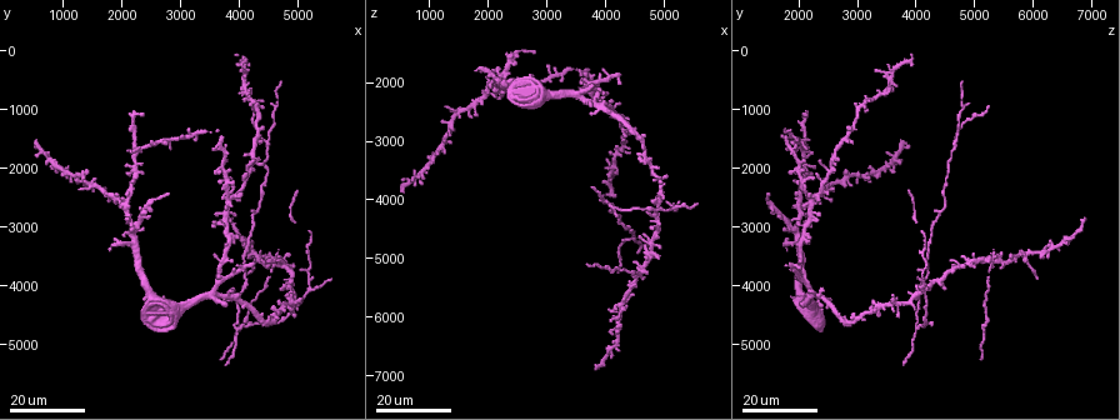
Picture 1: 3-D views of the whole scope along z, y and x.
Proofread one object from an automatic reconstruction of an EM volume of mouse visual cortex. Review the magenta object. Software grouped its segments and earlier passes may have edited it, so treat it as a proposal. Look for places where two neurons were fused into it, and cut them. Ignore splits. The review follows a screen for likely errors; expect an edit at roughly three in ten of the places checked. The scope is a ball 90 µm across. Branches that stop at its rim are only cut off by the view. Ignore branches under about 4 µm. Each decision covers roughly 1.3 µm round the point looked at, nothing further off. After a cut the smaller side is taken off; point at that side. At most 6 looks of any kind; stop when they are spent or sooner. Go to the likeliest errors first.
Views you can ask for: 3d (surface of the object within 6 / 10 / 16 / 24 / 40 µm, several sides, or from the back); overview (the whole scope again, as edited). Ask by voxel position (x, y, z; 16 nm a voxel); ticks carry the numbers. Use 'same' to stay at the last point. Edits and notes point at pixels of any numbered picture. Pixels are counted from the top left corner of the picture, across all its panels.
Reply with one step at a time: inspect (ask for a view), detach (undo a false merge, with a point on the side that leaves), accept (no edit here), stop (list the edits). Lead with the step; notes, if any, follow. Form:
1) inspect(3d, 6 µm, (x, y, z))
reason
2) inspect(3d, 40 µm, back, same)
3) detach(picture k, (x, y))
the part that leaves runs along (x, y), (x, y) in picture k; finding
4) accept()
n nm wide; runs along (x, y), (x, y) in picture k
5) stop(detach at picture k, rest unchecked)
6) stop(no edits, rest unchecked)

inspect(3d, 16 µm, (4500, 1500, 4650))
a fork

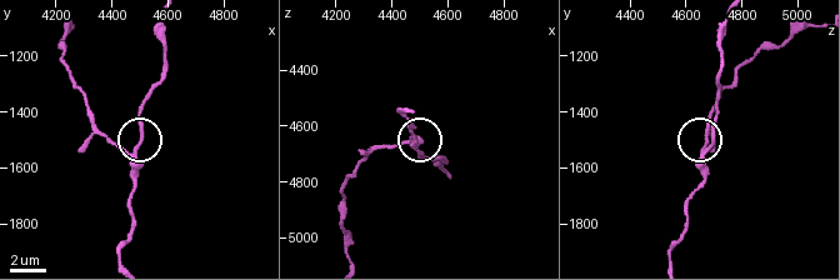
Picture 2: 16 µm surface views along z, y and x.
inspect(3d, 6 µm, (4460, 1550, 4660))

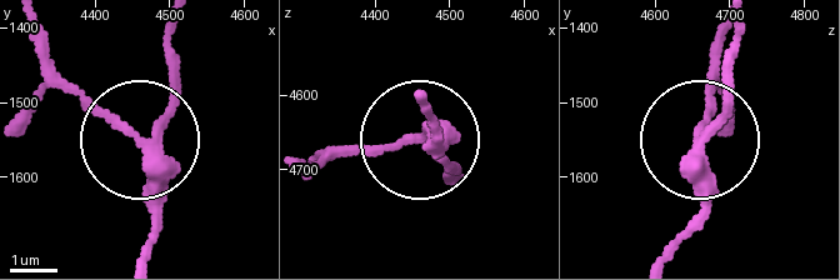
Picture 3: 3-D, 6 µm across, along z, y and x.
detach(picture 3, (113, 115))
side arm 17 µm; the part that leaves runs along (159, 160), (56, 65), (40, 29) in picture 3; two neurons meet here

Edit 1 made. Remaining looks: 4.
inspect(overview)

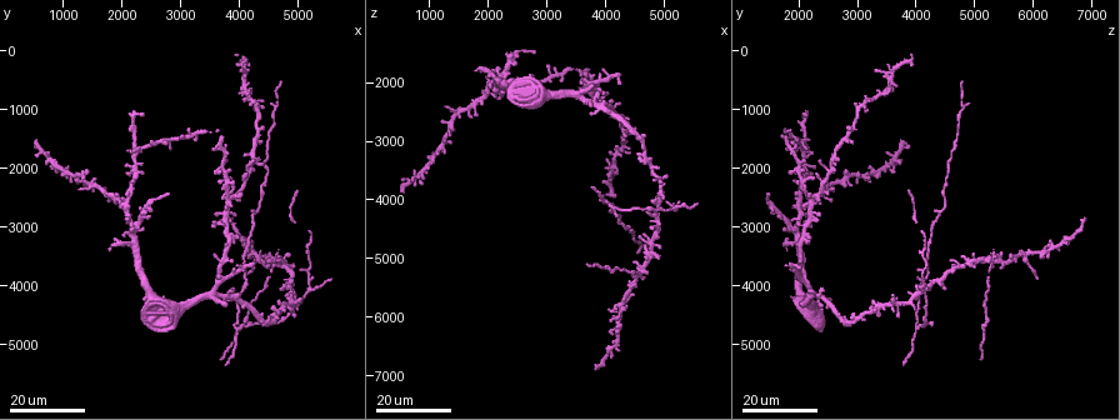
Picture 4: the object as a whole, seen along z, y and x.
inspect(3d, 24 µm, (4000, 4750, 4000))

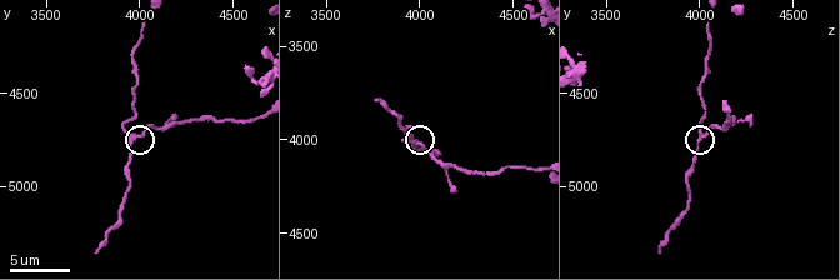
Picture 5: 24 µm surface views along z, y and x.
inspect(3d, 10 µm, (3960, 4740, 4000))

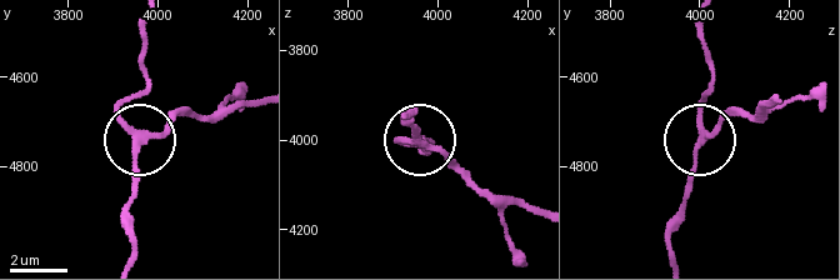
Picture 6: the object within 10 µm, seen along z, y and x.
accept()
side arm 12 µm; runs along (536, 209), (471, 186), (406, 123) in picture 6; one neuron here

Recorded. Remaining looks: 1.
stop(detach at picture 3, rest unchecked)

